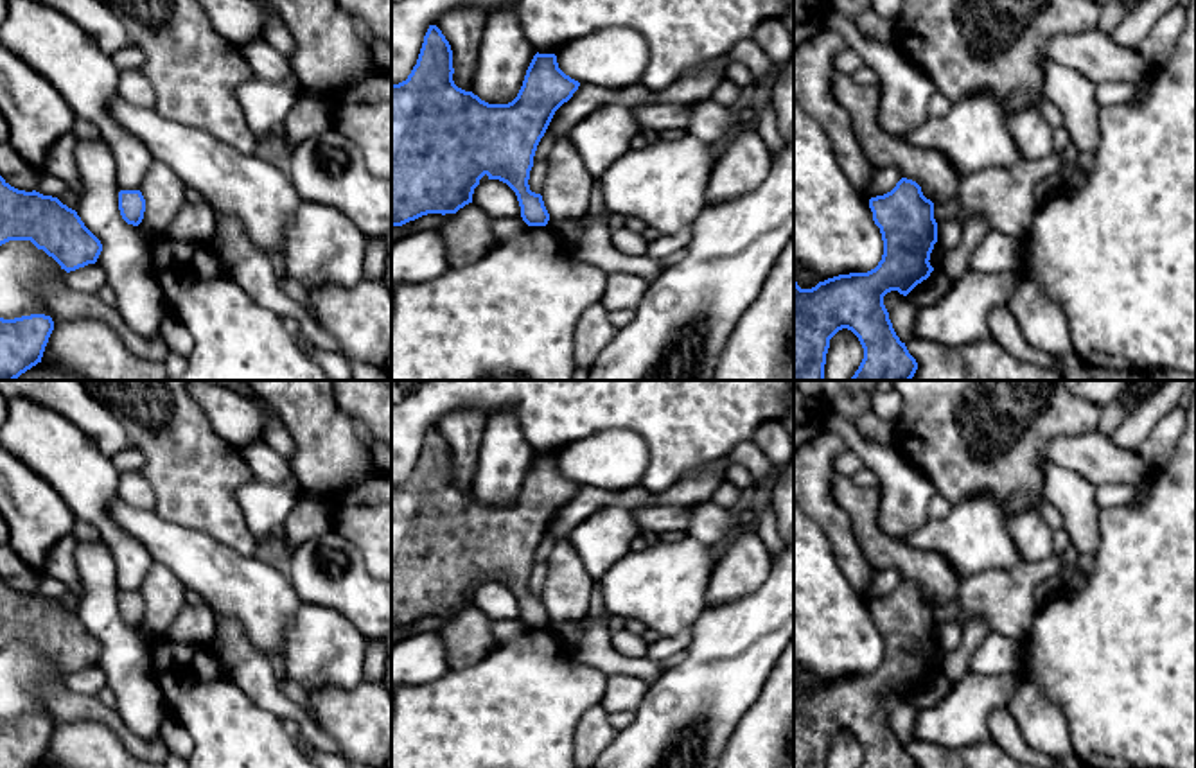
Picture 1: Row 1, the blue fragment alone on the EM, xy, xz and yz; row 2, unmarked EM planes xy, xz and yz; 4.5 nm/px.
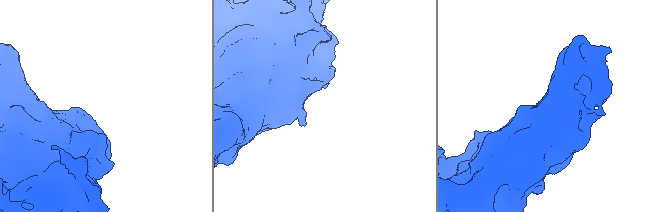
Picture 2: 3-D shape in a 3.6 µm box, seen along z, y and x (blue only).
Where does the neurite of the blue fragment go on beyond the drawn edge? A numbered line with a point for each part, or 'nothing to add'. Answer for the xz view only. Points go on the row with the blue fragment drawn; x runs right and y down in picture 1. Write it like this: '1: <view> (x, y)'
nothing to add

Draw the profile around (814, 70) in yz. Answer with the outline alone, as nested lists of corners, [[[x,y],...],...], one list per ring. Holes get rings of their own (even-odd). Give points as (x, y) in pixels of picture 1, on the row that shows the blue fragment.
[[[819,31],[794,48],[794,99],[828,133],[835,158],[851,185],[866,196],[875,167],[853,131],[848,111],[835,100],[835,57],[848,48],[844,36]]]

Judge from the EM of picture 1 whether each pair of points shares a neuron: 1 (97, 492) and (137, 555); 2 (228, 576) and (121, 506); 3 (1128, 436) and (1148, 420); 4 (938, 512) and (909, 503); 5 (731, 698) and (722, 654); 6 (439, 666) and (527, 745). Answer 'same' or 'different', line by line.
1: same
2: same
3: same
4: different
5: same
6: different

